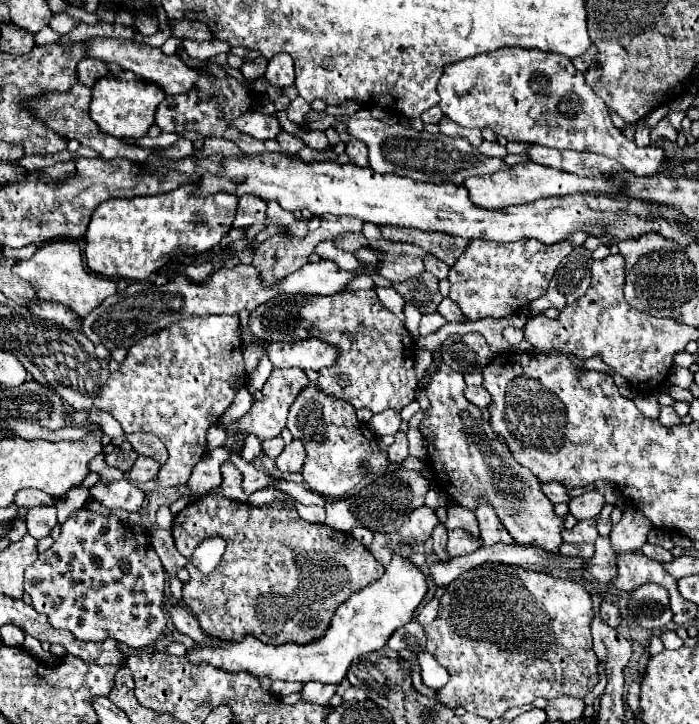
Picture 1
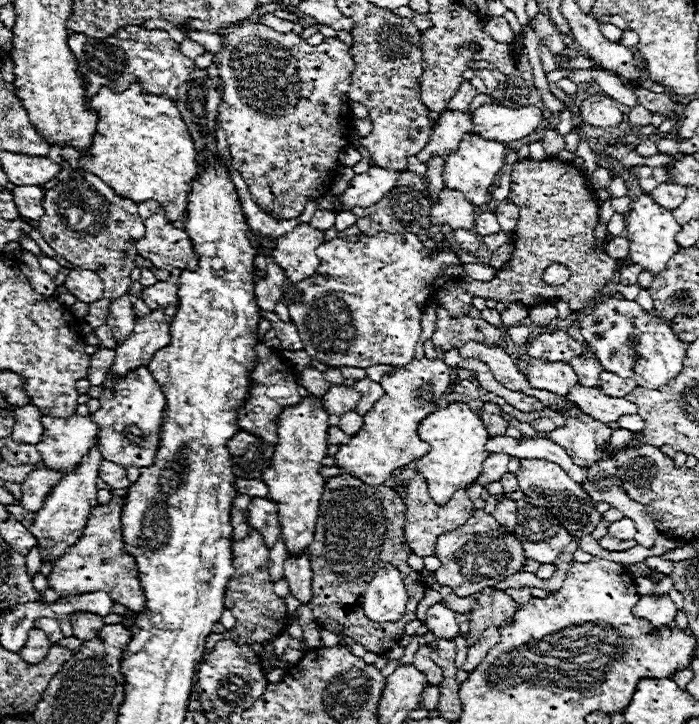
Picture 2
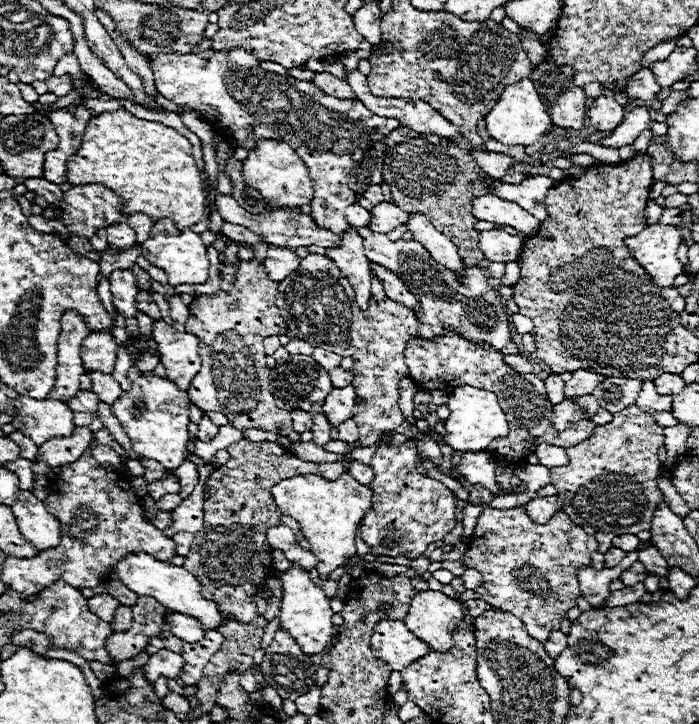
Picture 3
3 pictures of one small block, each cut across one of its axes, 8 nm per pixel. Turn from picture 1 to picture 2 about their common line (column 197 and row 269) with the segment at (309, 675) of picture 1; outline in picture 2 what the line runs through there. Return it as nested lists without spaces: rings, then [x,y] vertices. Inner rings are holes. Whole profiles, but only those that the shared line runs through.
[[[640,194],[634,204],[632,212],[626,214],[626,238],[630,240],[630,260],[652,274],[658,274],[666,268],[666,262],[680,250],[674,236],[680,230],[680,224],[674,220],[672,212],[658,206],[648,194]]]

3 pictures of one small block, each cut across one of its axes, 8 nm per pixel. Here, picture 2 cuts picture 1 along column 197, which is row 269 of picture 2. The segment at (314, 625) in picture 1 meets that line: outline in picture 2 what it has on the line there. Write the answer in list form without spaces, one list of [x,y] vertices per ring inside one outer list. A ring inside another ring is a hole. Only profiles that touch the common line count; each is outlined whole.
[[[532,158],[518,160],[510,174],[508,198],[520,208],[518,226],[512,232],[514,254],[490,282],[448,282],[436,292],[436,304],[446,306],[452,318],[466,316],[472,308],[474,296],[492,298],[496,302],[504,302],[506,306],[512,302],[522,302],[530,308],[544,304],[550,298],[560,298],[572,312],[580,312],[594,304],[594,296],[612,280],[622,264],[630,264],[628,258],[616,260],[604,254],[604,246],[596,252],[592,250],[594,226],[598,224],[598,202],[586,188],[584,174],[572,164],[558,158],[544,162]],[[554,262],[564,264],[570,270],[570,280],[562,286],[550,286],[542,280],[546,268]]]

